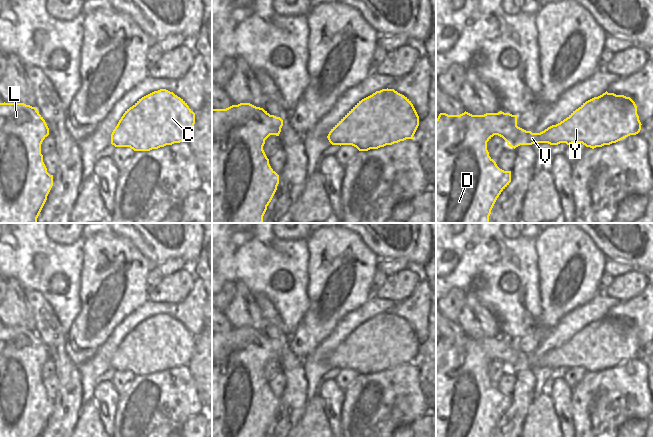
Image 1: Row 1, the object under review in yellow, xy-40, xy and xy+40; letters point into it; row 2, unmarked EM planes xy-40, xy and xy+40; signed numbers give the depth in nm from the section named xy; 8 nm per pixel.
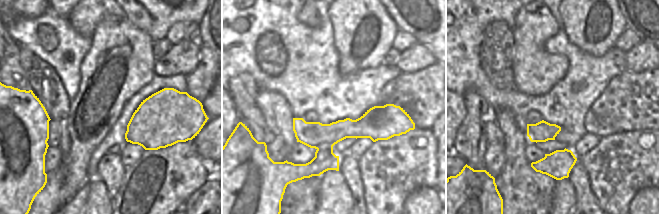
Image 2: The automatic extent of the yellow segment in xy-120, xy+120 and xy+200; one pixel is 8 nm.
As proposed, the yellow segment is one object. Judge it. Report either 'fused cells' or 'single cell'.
single cell

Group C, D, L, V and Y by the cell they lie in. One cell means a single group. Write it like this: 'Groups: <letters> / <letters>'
Groups: C D L V Y.

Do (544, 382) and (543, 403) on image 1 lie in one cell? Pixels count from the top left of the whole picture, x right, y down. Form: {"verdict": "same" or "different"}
{"verdict": "different"}

